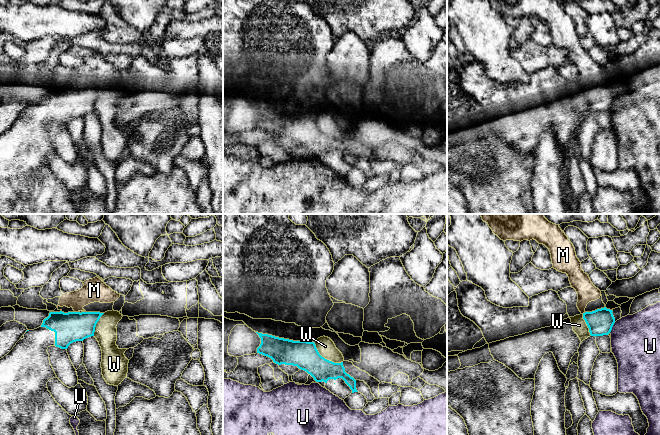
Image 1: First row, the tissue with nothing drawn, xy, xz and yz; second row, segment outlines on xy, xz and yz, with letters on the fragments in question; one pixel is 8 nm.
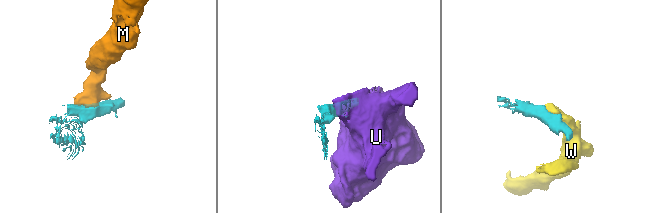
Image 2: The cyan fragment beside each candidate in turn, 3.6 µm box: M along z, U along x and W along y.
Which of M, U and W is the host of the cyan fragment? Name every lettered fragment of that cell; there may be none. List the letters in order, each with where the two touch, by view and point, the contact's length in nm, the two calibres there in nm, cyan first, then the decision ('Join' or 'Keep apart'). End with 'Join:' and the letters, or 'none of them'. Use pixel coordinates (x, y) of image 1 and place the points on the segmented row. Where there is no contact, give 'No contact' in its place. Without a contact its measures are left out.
M: Touches cyan at xy (76, 312). Shared border 30 nm. Thickness 240 nm (cyan) against 190 nm. Join
U: Touches cyan at yz (612, 326). Shared border 100 nm. Thickness 200 nm (cyan) against 400 nm. Keep apart
W: Touches cyan at xz (324, 358). Shared border 280 nm. Thickness 220 nm (cyan) against 140 nm. Keep apart
Join: M

